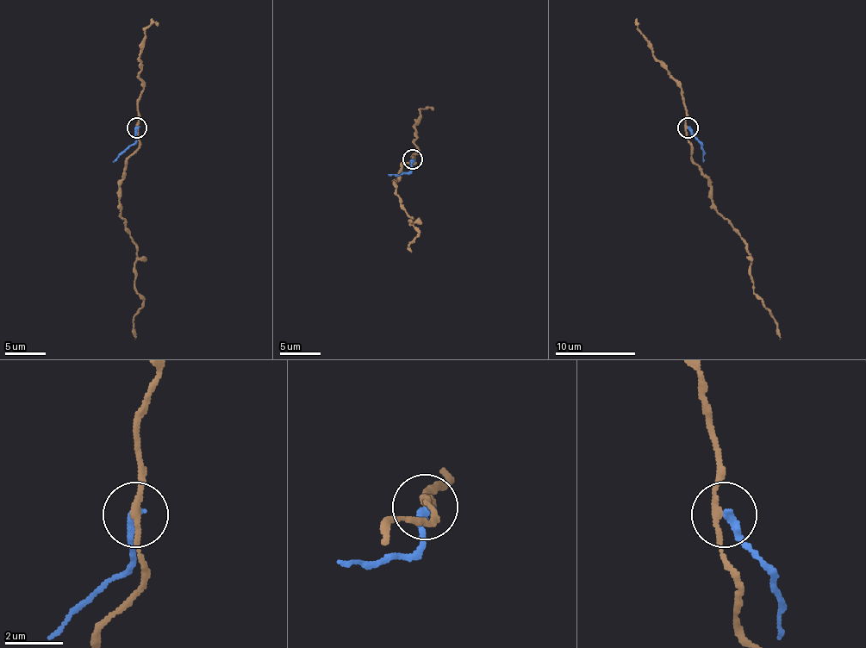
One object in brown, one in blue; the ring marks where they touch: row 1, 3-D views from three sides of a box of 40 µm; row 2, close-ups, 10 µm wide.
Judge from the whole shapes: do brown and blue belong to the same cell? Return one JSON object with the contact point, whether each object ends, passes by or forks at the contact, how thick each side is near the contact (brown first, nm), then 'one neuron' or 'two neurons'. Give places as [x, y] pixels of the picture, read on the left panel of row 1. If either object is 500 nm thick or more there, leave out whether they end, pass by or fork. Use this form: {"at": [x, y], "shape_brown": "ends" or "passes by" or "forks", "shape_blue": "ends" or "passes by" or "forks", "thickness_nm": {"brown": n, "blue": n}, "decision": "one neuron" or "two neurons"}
{"at": [137, 127], "shape_brown": "passes by", "shape_blue": "ends", "thickness_nm": {"brown": 200, "blue": 280}, "decision": "two neurons"}

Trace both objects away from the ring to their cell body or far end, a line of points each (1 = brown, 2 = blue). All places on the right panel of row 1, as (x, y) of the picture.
1: (688, 127), (686, 139), (690, 157), (708, 179), (711, 202), (750, 258), (753, 292), (775, 320), (779, 339)
2: (688, 127), (700, 143), (704, 161)

